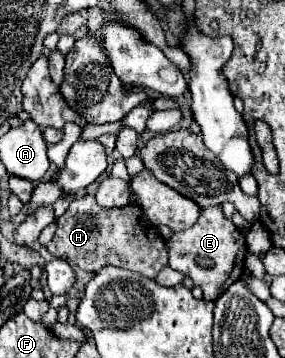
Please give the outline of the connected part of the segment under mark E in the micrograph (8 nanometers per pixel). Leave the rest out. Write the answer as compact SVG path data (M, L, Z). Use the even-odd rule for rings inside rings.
M206 207L200 211L198 221L180 233L174 233L168 245L170 267L190 277L194 285L202 287L204 299L216 301L220 293L224 293L234 281L238 281L244 273L244 257L246 257L246 239L244 233L238 231L230 219L224 217L220 207Z

